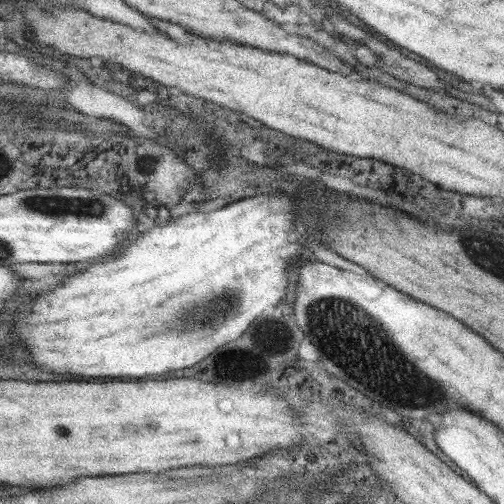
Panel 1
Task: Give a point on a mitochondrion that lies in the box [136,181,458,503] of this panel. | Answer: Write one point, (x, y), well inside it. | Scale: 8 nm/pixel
(354, 336)

